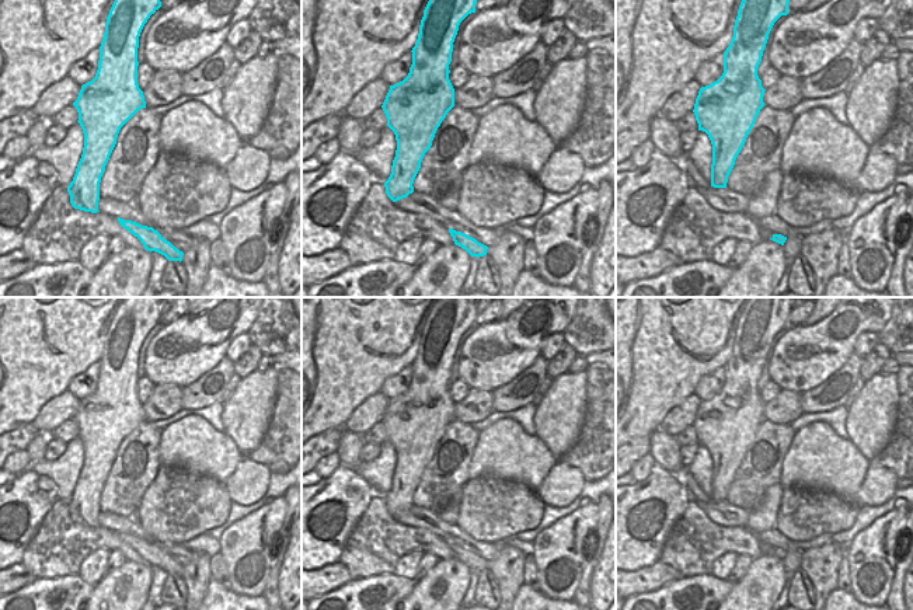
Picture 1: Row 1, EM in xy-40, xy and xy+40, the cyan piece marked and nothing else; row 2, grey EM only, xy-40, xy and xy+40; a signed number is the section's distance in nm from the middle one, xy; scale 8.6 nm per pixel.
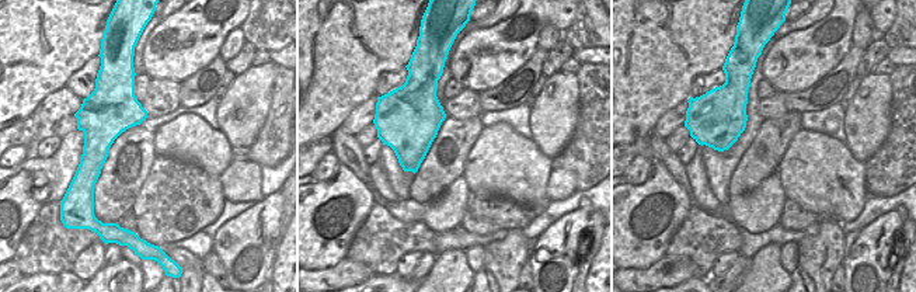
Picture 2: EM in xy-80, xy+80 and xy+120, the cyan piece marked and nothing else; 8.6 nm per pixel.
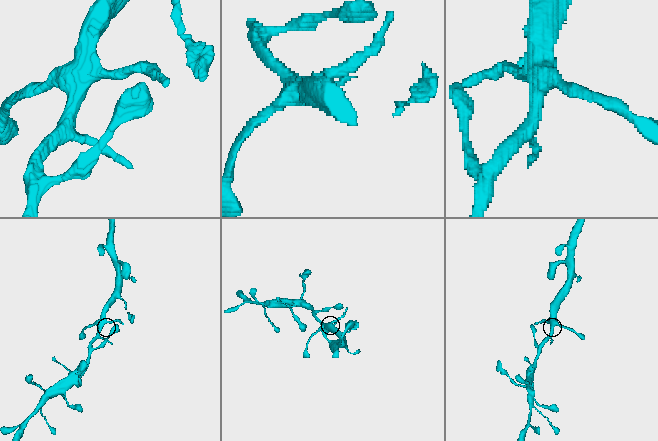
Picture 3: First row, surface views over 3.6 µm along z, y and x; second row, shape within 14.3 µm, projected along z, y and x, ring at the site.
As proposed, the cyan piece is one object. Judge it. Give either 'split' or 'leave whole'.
leave whole

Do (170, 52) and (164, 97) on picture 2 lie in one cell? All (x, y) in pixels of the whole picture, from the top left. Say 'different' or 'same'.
different

